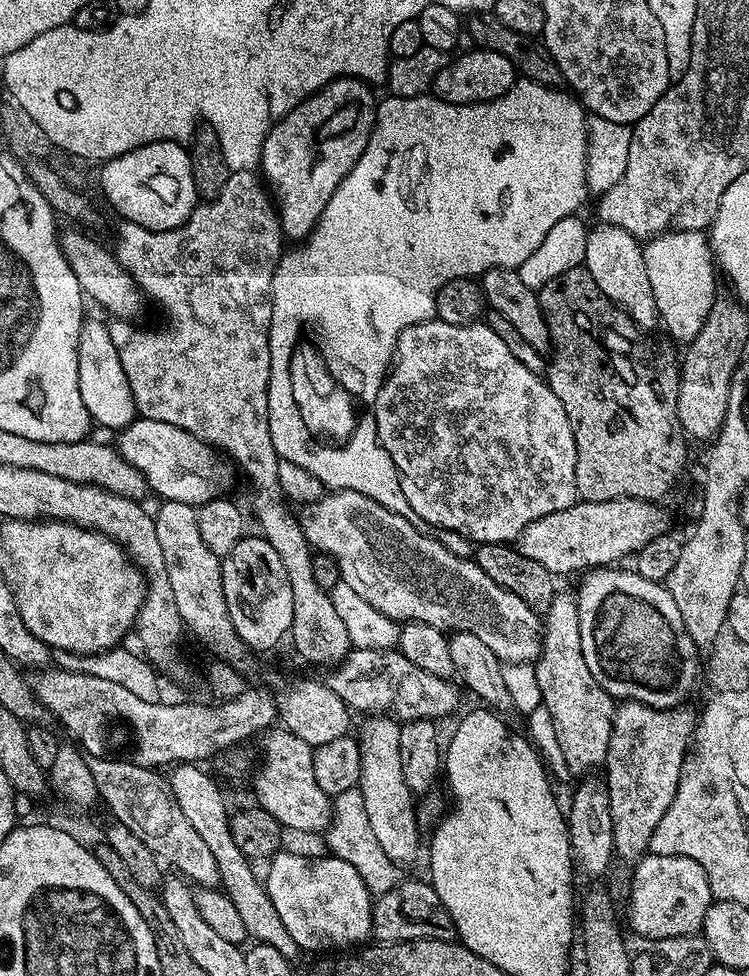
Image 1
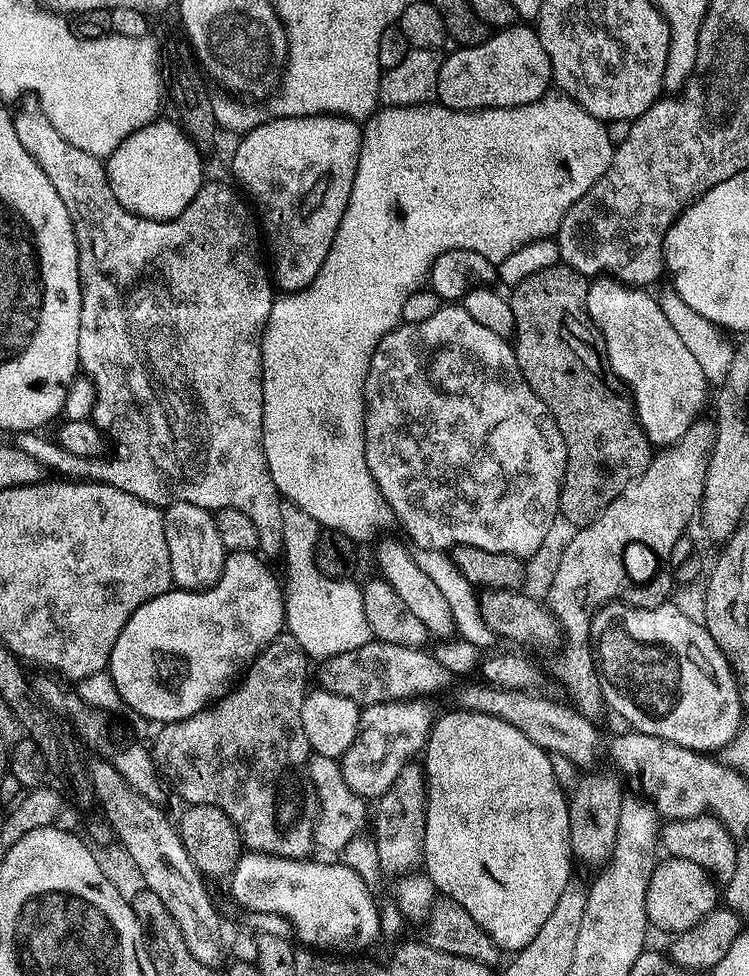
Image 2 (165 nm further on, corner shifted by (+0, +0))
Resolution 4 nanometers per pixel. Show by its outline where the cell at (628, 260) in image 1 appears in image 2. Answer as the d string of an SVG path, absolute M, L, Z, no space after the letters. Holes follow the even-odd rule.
M596 278L588 286L587 306L604 339L609 369L628 387L635 415L648 439L653 445L664 446L696 423L704 403L709 403L710 385L690 349L662 314L659 299L648 292L616 278Z

